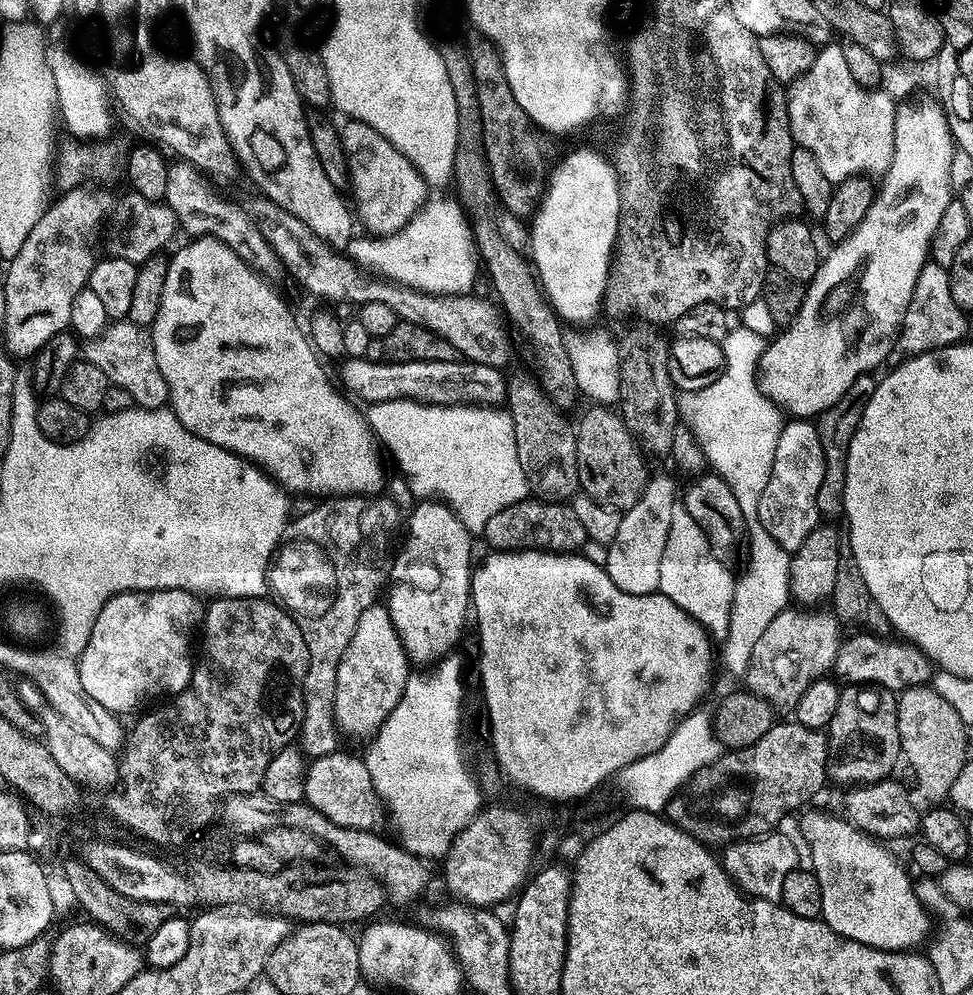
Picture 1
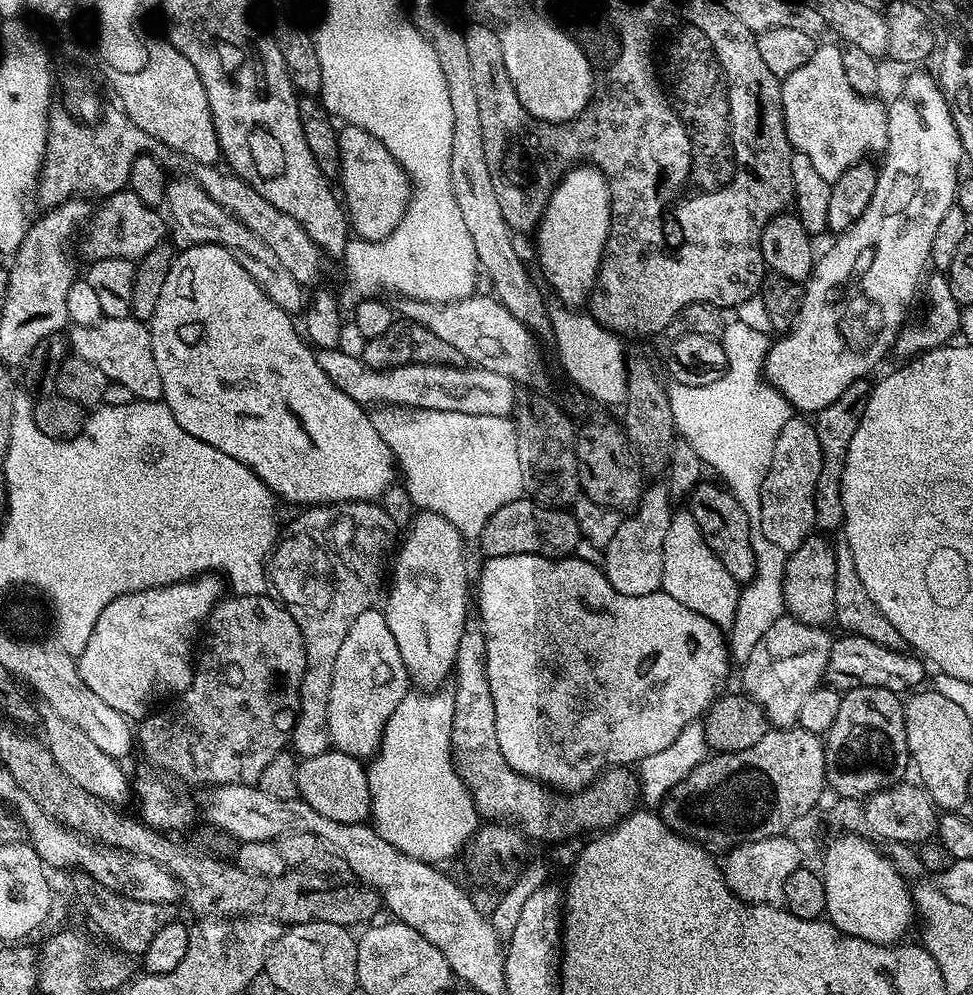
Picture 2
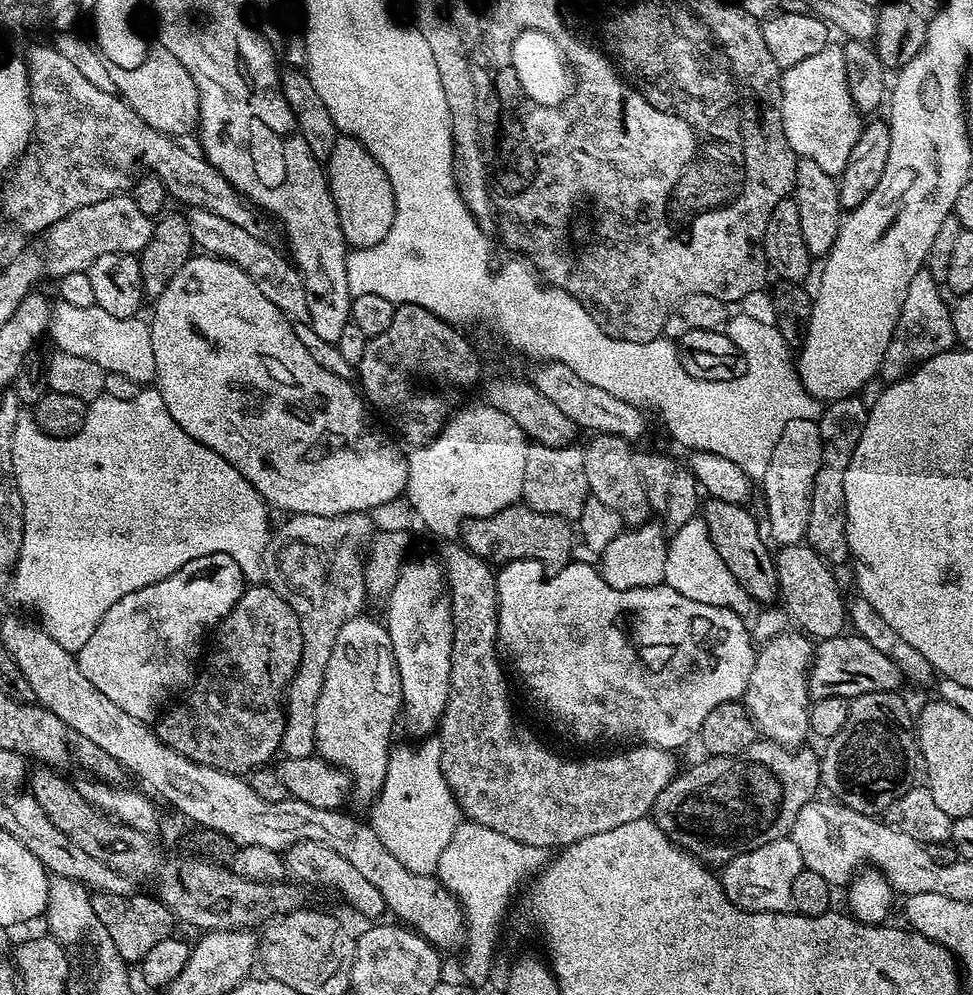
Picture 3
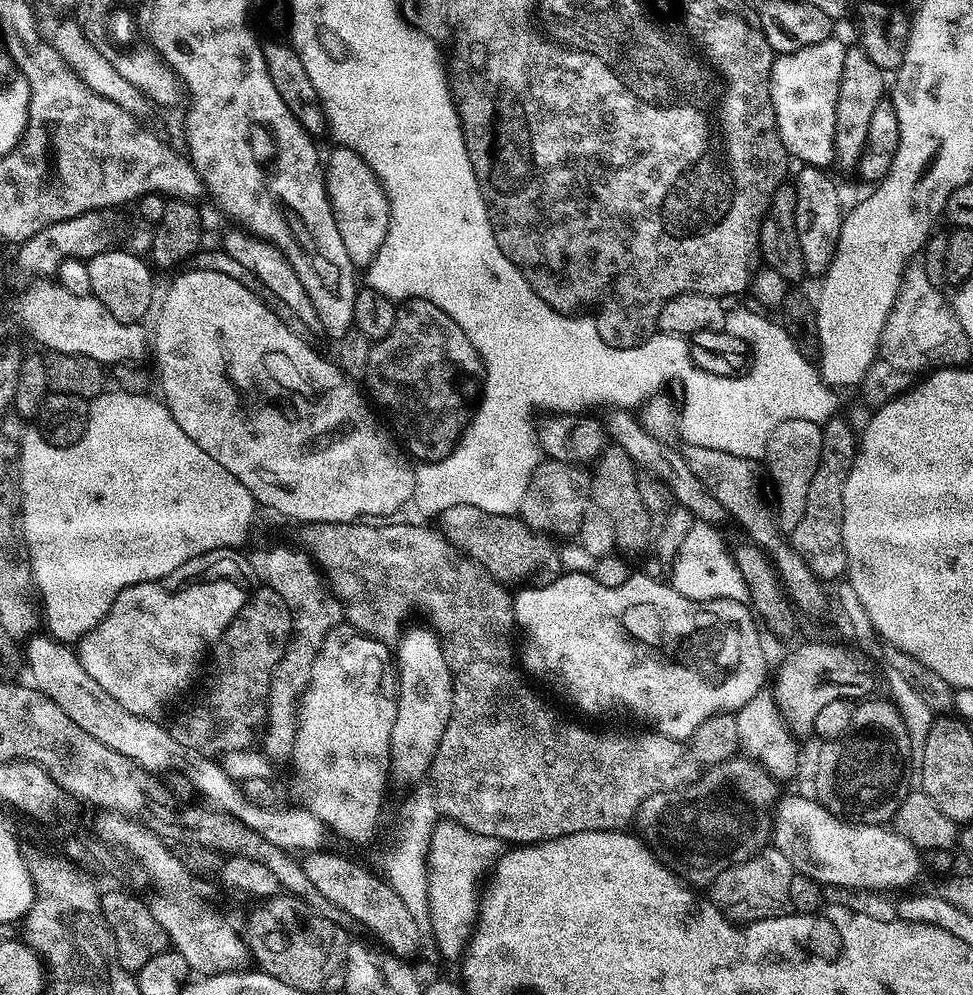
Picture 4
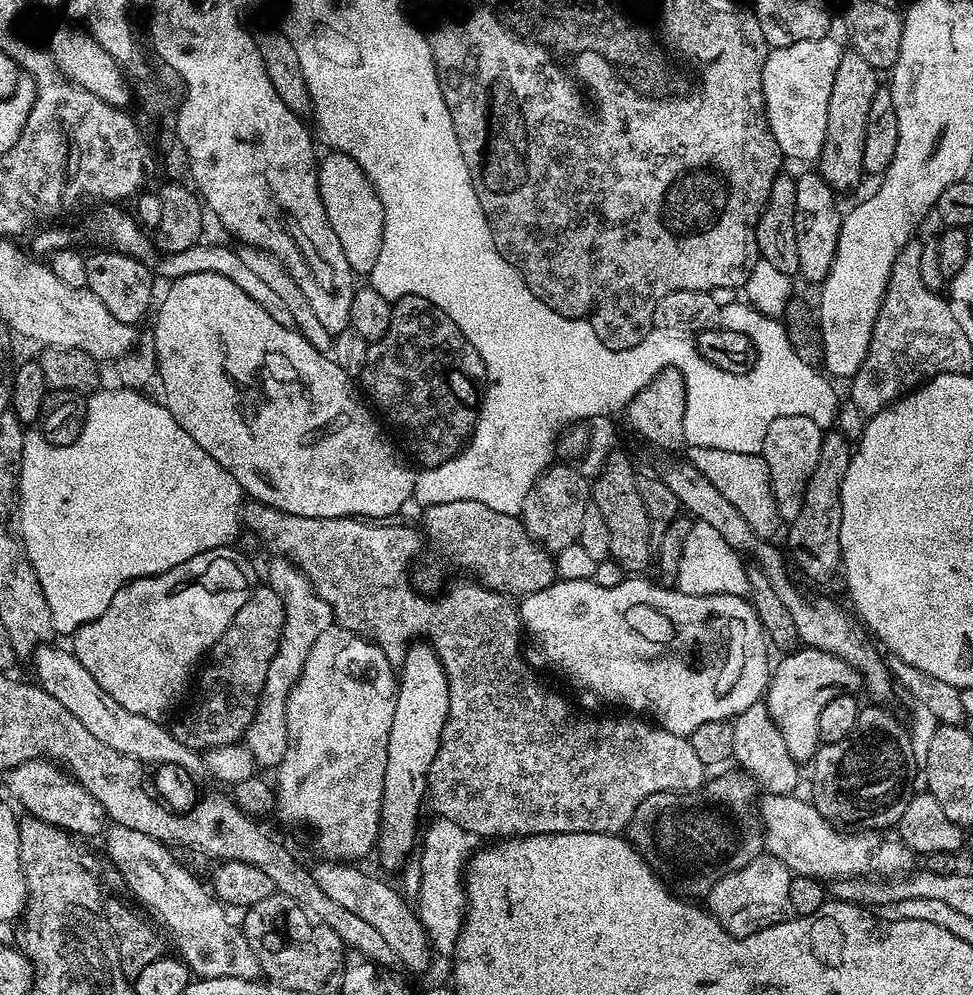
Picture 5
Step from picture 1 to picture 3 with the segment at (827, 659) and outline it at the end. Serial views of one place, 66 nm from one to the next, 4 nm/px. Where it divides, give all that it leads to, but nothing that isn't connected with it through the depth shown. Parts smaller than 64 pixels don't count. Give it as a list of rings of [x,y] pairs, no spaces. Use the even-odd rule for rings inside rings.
[[[777,631],[763,641],[764,645],[759,645],[754,670],[750,670],[750,682],[742,697],[744,707],[756,723],[757,733],[763,739],[785,746],[803,745],[804,736],[809,735],[808,669],[812,666],[814,644],[804,632],[793,631]]]

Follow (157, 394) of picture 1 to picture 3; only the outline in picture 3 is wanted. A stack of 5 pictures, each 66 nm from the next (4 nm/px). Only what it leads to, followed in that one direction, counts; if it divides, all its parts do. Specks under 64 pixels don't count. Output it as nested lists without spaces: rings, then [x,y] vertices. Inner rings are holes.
[[[60,302],[52,309],[50,337],[55,347],[66,354],[78,354],[78,358],[90,358],[107,372],[125,375],[131,382],[148,386],[156,379],[154,342],[152,329],[140,318],[114,318],[106,310],[90,306],[70,306]]]

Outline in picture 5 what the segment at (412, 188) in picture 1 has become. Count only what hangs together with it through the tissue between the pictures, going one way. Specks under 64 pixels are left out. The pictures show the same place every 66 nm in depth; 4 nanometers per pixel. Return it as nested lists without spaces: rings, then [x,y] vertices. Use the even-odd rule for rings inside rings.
[[[329,151],[324,155],[319,157],[316,177],[326,218],[330,218],[330,226],[334,226],[334,235],[338,237],[353,273],[370,274],[374,270],[374,262],[378,262],[378,250],[382,250],[384,201],[378,198],[370,178],[366,178],[362,166],[358,166],[354,158],[345,152]]]

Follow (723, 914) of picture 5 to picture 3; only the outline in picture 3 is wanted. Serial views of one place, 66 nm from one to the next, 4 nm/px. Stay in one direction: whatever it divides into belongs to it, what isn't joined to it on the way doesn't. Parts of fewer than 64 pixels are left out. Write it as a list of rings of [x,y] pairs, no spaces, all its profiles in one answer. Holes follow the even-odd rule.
[[[792,839],[775,840],[749,852],[740,852],[723,865],[720,885],[728,901],[745,912],[786,912],[792,907],[790,886],[794,886],[794,878],[804,868],[802,854],[798,854],[798,846]]]

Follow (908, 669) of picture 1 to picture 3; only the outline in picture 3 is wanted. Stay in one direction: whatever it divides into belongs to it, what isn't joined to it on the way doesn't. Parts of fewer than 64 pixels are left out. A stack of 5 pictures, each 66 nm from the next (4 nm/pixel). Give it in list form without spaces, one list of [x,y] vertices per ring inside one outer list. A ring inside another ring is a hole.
[[[841,634],[829,640],[821,640],[812,653],[812,666],[808,669],[808,695],[821,700],[827,696],[853,698],[874,691],[895,692],[902,684],[898,666],[866,642],[866,638],[855,634]]]

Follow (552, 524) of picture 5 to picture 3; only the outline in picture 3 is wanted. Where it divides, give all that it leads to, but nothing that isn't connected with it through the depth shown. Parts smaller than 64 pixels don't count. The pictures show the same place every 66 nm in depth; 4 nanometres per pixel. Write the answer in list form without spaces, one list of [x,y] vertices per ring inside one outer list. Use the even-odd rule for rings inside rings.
[[[537,443],[529,445],[521,492],[521,501],[528,508],[576,522],[579,521],[582,508],[589,499],[589,483],[586,482],[584,454],[581,447],[574,444],[565,448],[546,447]]]

